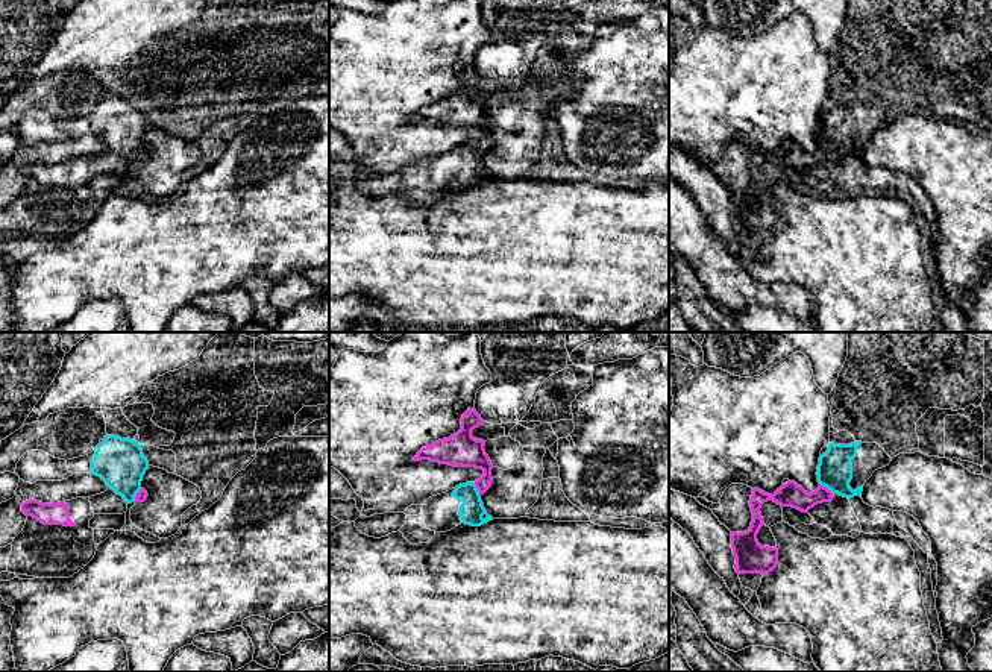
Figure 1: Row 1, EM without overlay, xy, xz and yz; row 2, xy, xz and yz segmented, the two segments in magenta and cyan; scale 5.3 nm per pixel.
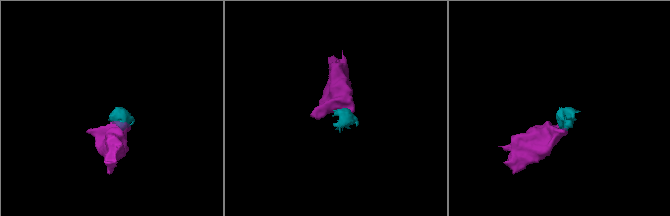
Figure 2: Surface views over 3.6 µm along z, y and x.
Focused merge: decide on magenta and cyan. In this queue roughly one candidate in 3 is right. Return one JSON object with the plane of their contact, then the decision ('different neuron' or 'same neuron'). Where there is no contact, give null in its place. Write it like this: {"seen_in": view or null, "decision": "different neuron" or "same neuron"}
{"seen_in": "yz", "decision": "same neuron"}

